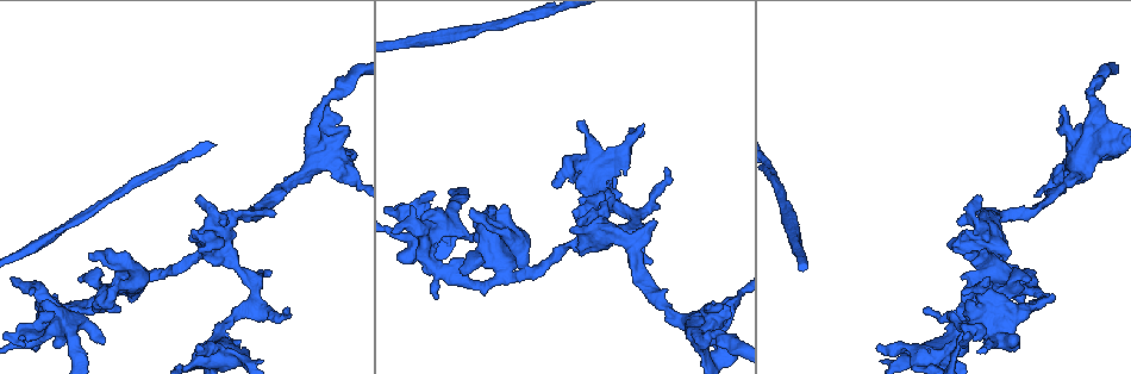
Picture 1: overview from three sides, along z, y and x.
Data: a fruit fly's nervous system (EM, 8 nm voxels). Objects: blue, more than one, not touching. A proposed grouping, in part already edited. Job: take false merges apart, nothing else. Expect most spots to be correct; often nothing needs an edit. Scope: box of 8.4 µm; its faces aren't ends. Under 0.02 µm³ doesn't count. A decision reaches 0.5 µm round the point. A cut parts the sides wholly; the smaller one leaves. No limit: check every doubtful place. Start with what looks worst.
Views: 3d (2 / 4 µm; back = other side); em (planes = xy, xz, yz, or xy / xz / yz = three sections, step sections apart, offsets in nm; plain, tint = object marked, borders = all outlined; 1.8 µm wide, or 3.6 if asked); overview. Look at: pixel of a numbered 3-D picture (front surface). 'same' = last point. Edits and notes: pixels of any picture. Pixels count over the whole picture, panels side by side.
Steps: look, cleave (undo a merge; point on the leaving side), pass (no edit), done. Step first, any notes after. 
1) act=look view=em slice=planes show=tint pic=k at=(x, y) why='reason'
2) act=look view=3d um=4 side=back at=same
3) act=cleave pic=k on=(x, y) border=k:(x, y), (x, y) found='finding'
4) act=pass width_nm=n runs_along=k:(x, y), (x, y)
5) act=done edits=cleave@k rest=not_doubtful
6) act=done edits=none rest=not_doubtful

act=look view=3d um=2 pic=1 at=(625, 239) why='thin neck'

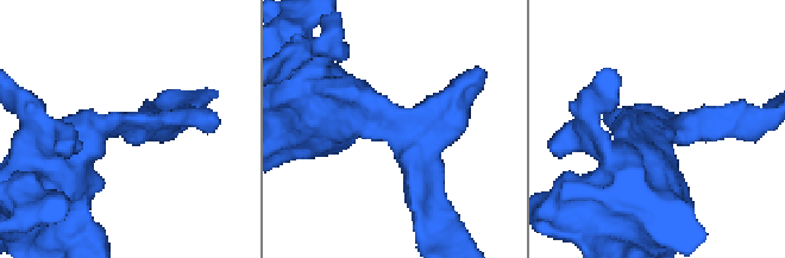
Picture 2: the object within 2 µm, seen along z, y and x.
act=look view=em slice=planes show=tint pic=2 at=(126, 124)

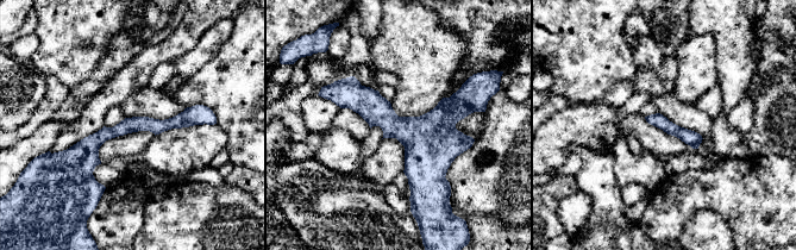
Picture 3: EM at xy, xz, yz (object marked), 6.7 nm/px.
act=pass width_nm=90 runs_along=3:(334, 97), (469, 139) found='continuous, no second cell'

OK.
act=look view=em um=3.6 slice=planes show=plain pic=1 at=(426, 242) why='arms run side by side'

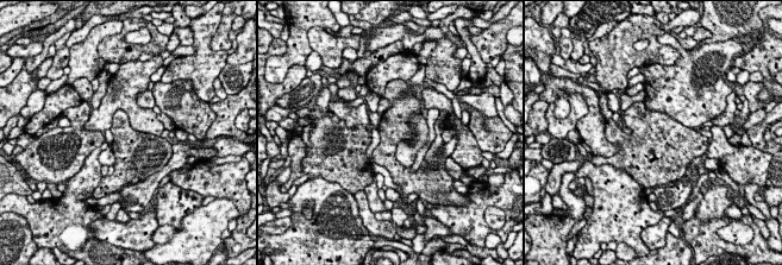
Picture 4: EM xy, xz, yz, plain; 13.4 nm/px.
act=look view=em um=3.6 slice=planes show=tint at=same why='where the object lies'

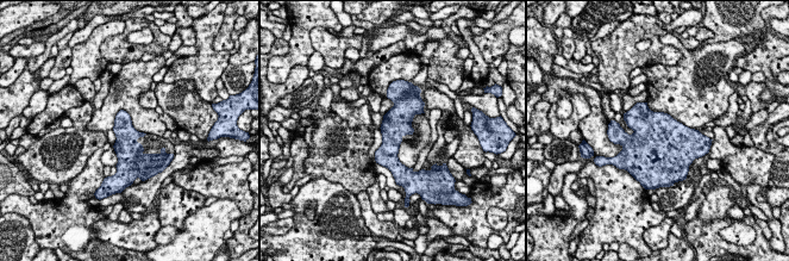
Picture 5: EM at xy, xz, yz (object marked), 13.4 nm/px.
act=pass found='all the same cell'

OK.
act=look view=em um=3.6 slice=planes show=tint pic=1 at=(329, 148) why='thick turns thin'

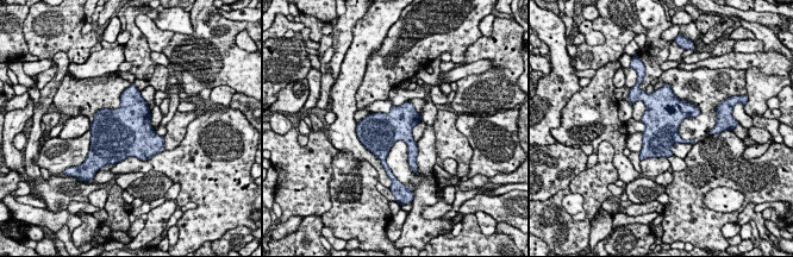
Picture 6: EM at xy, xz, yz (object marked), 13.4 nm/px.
act=pass width_nm=440 found='all the same cell'

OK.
act=look view=3d um=4 side=back pic=1 at=(603, 185) why='calibre changes'

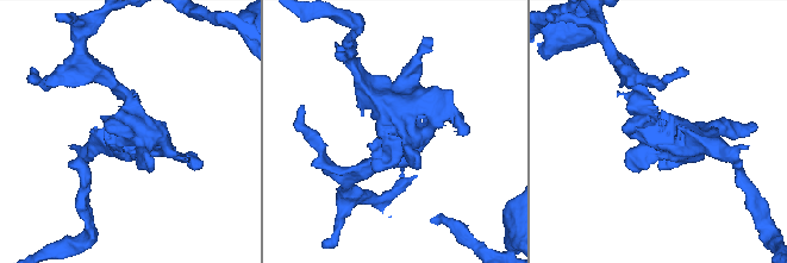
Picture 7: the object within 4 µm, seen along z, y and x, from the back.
act=look view=em um=3.6 slice=xy step=8 show=plain pic=7 at=(664, 131)

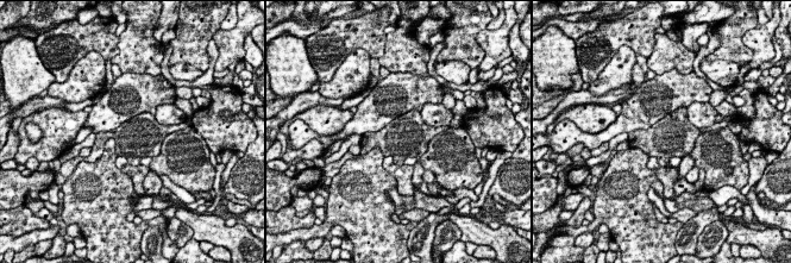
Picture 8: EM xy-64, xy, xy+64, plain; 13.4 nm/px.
act=look view=em um=3.6 slice=xy step=8 show=tint at=same

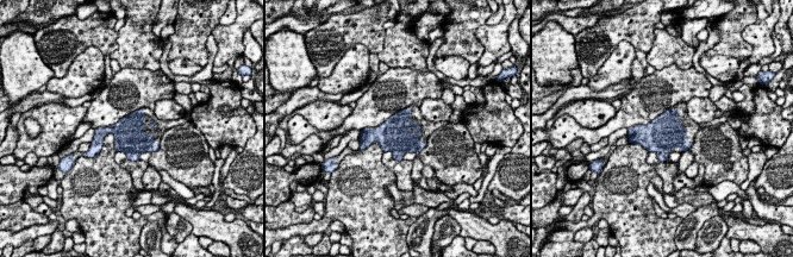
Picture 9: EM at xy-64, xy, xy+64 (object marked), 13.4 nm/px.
act=pass found='one cell here'

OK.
act=look view=em slice=planes show=tint pic=1 at=(977, 239) why='four or more arms meet'

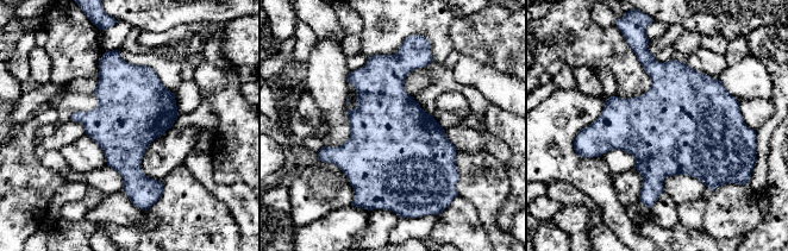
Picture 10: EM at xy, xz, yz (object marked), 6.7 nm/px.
act=pass width_nm=500 found='one cell here'

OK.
act=done edits=none rest=not_doubtful

